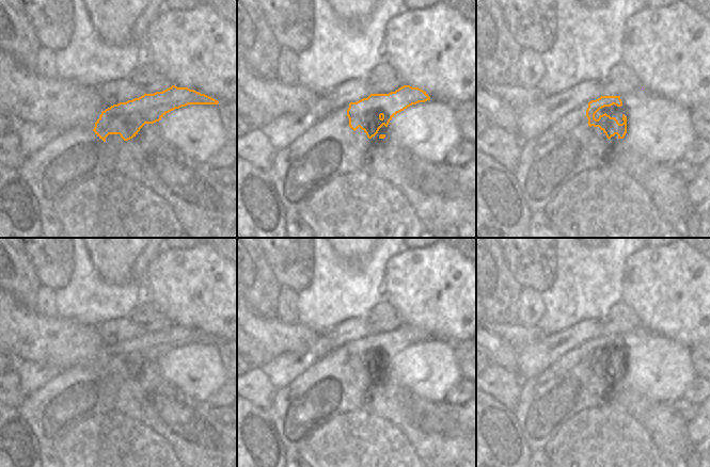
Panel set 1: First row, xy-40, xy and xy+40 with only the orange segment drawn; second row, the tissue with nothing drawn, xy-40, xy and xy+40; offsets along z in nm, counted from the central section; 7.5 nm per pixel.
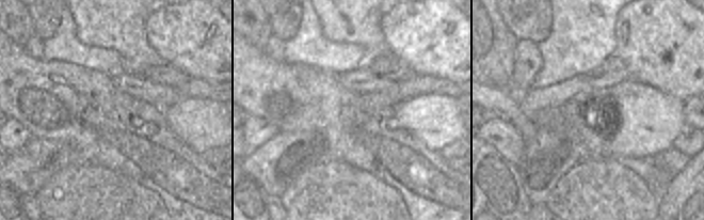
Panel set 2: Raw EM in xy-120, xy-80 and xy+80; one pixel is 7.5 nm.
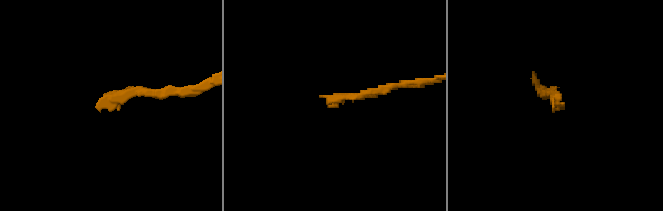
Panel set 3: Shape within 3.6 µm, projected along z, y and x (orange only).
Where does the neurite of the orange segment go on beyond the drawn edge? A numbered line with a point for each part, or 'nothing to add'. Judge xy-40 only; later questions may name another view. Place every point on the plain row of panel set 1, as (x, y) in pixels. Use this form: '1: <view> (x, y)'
1: xy-40 (78, 392)

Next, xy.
1: xy (329, 387)

